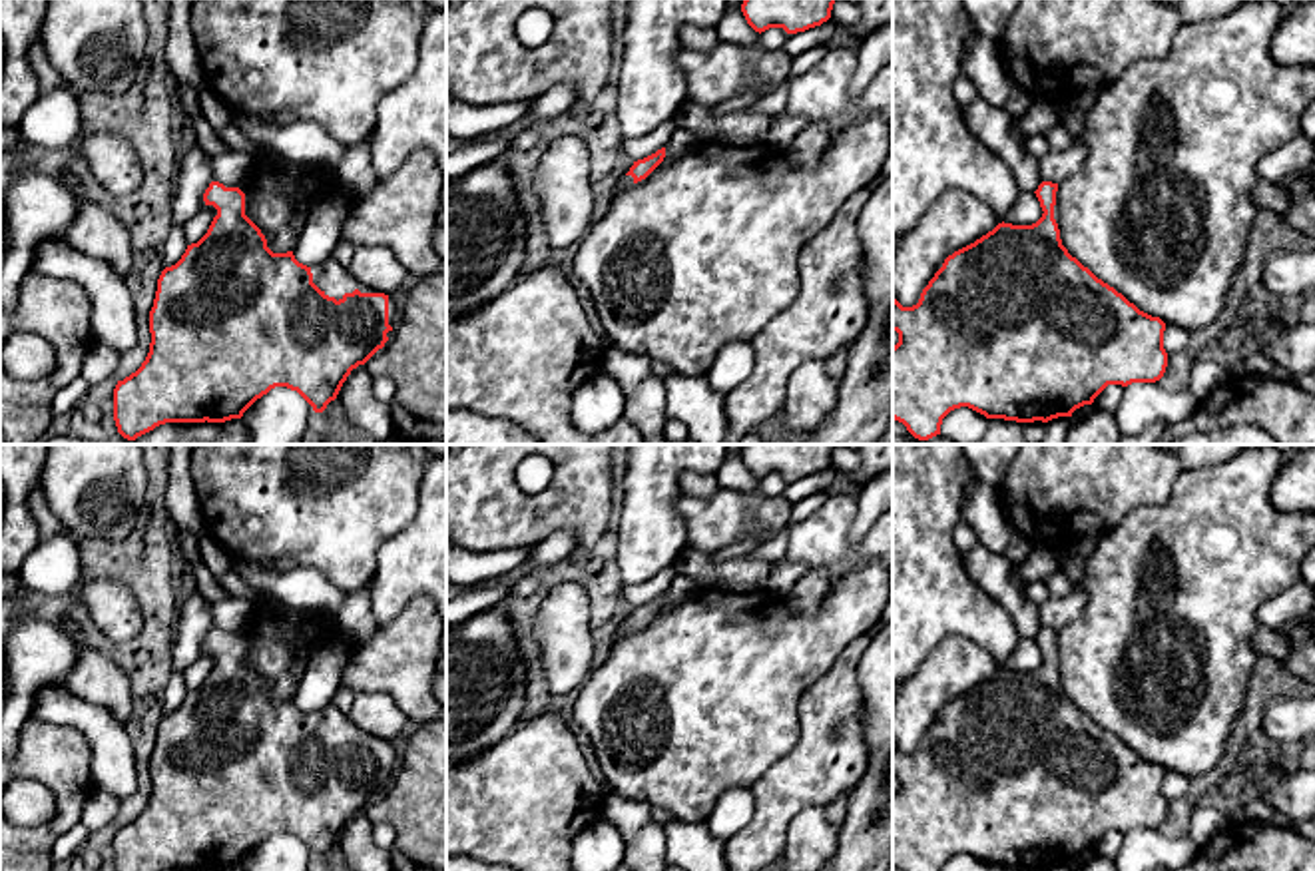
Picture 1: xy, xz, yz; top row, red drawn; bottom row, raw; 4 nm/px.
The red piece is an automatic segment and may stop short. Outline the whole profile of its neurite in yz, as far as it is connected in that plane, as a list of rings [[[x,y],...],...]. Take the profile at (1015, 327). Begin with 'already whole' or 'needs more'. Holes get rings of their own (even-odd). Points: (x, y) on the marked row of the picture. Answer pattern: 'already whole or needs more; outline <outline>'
already whole; outline [[[1042,181],[1034,191],[1044,211],[1036,223],[1002,221],[974,243],[948,255],[917,305],[903,307],[893,297],[893,331],[899,333],[899,343],[893,347],[893,419],[903,423],[915,438],[928,440],[940,435],[942,419],[960,407],[986,419],[1048,423],[1092,405],[1108,385],[1128,387],[1156,383],[1164,377],[1166,323],[1140,311],[1068,253],[1054,219],[1056,191],[1058,183],[1052,181]]]

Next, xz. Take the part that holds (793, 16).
already whole; outline [[[743,0],[741,12],[759,34],[769,28],[797,34],[827,22],[833,4],[835,0]]]

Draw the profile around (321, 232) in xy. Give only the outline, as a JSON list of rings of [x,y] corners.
[[[341,191],[323,197],[311,211],[297,239],[293,255],[311,267],[331,257],[341,241],[341,227],[347,217],[347,195]]]

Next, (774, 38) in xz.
[[[769,28],[761,32],[759,40],[751,46],[757,52],[781,50],[789,34],[783,28]]]

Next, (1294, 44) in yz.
[[[1315,0],[1287,12],[1271,40],[1279,66],[1315,68]]]

